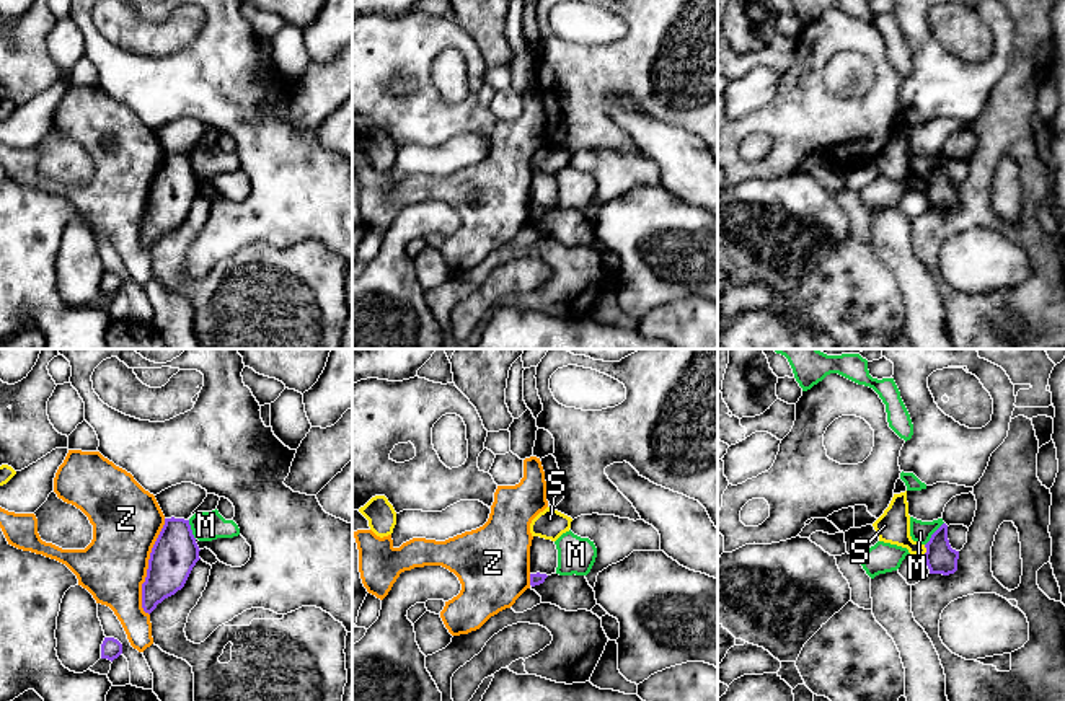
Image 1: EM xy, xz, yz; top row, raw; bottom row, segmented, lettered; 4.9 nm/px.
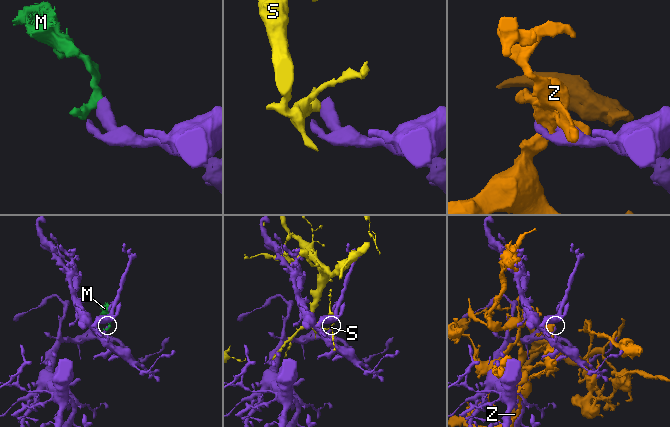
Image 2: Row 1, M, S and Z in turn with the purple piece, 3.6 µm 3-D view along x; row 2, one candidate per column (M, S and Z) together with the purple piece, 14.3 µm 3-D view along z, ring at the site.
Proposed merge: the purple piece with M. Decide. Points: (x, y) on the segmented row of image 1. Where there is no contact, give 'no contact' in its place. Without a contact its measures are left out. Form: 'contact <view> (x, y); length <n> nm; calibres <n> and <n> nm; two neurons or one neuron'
contact yz (933, 533); length 150 nm; calibres 150 and 100 nm; two neurons

